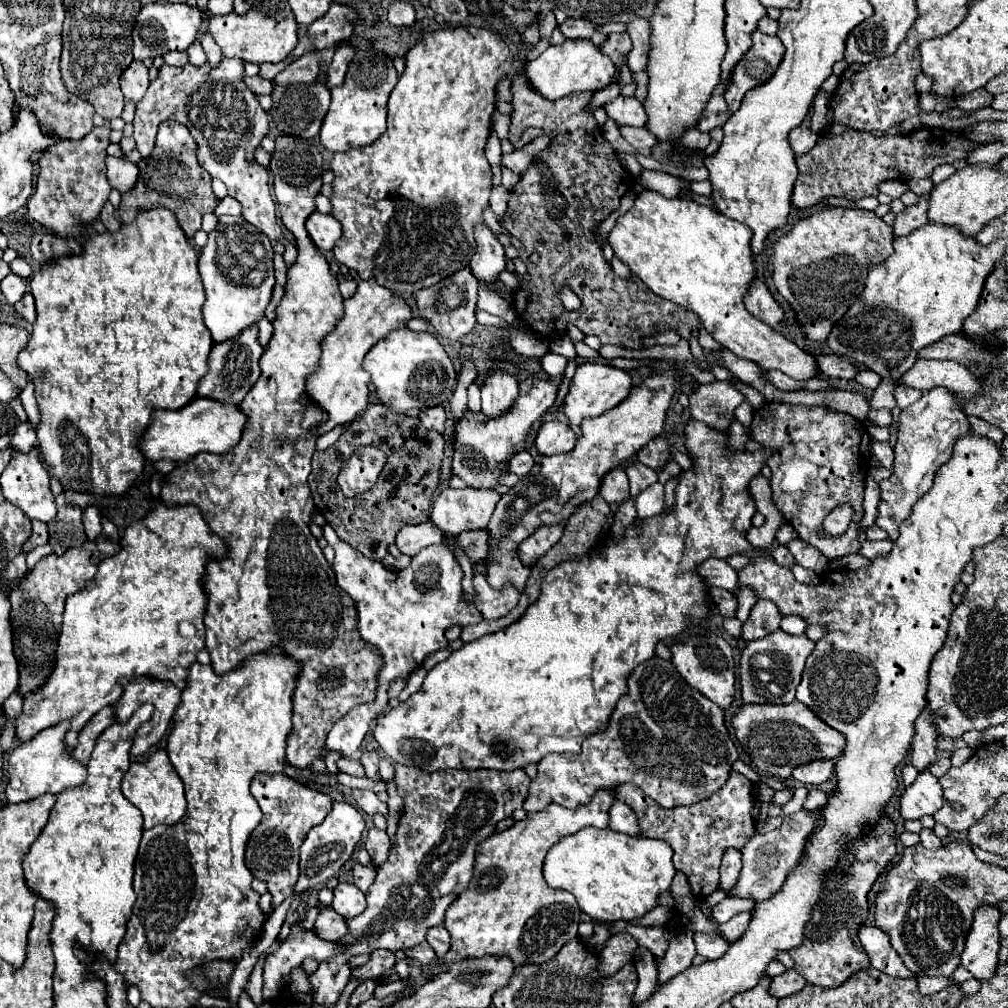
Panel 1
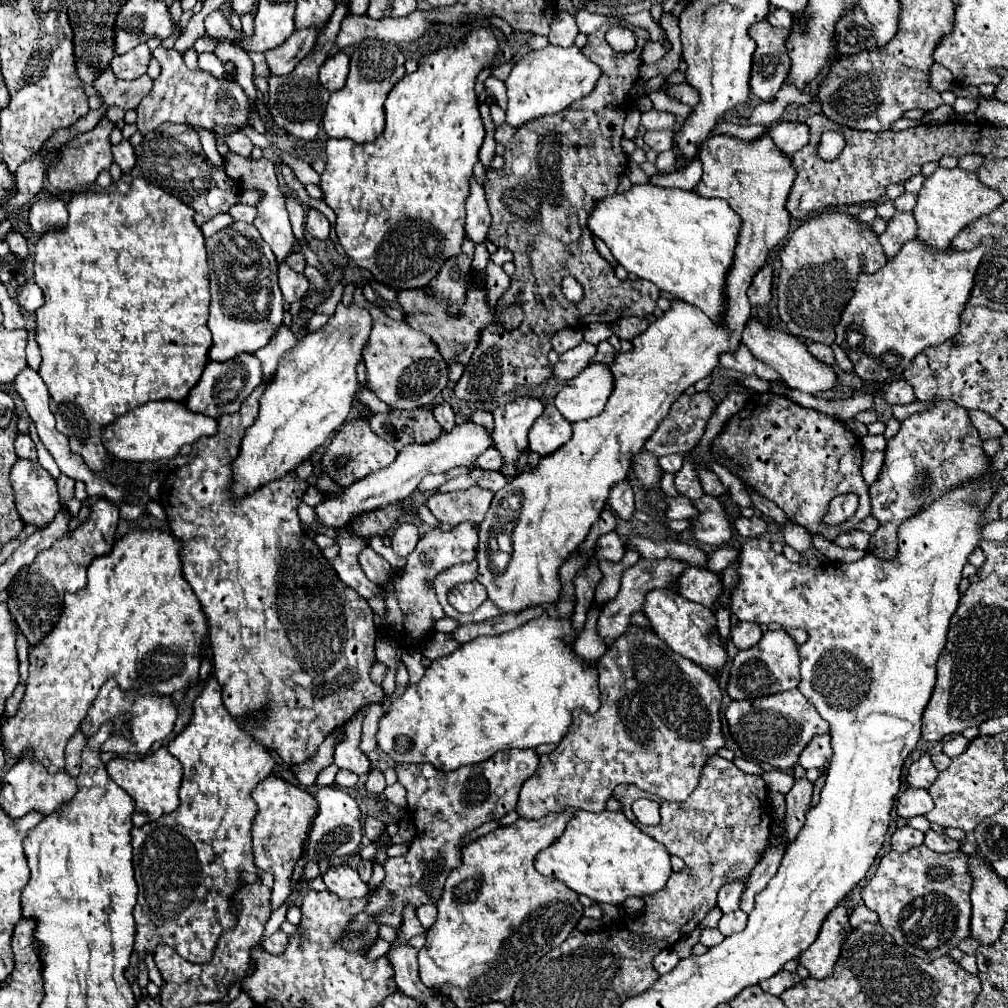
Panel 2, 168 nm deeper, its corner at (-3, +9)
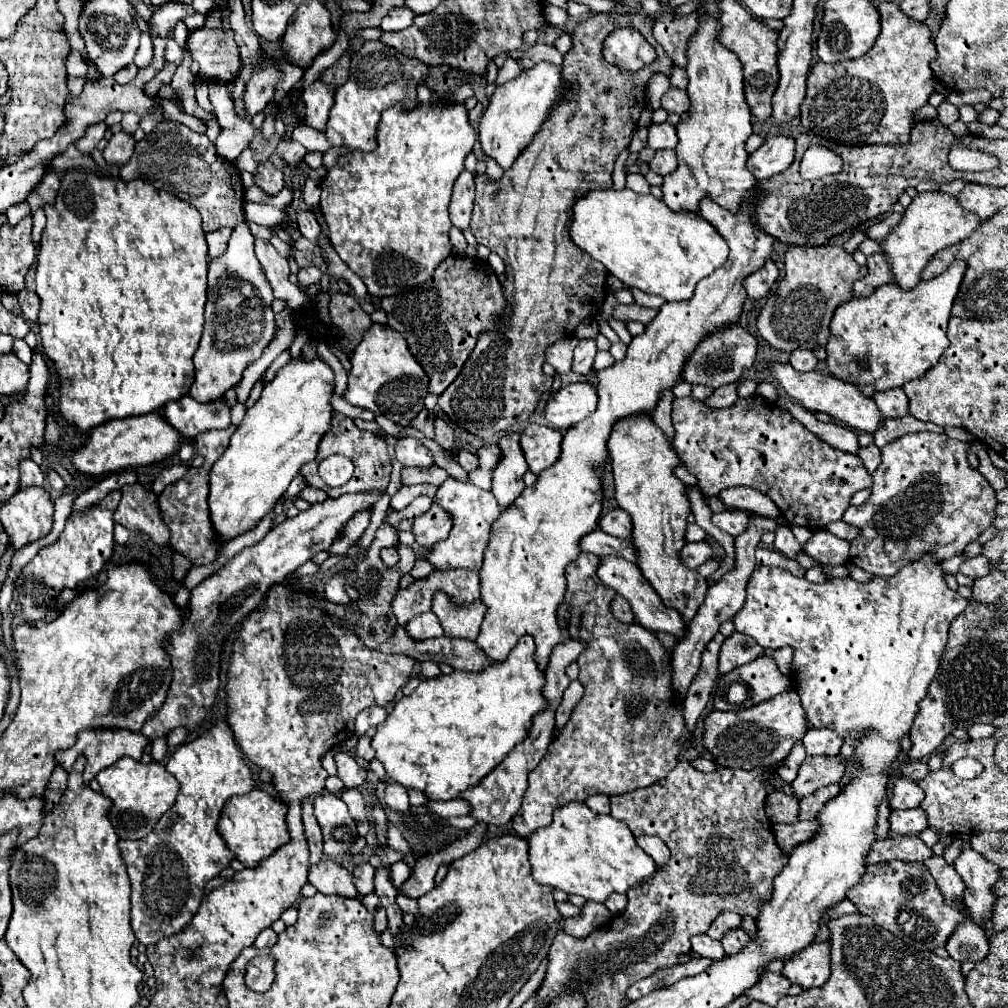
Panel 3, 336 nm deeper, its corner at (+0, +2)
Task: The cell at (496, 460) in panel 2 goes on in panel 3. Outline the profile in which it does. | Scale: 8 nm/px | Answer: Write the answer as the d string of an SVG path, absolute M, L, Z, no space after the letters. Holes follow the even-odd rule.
M459 449L457 451L457 455L455 455L455 459L457 459L457 463L465 469L465 471L471 471L471 469L475 469L477 467L477 455L475 453L469 453L469 451L465 451L465 449Z

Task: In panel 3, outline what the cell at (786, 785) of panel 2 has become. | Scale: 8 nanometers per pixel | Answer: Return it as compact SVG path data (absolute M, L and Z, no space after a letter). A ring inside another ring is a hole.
M775 791L765 799L765 811L773 823L797 823L799 799L795 799L793 795L785 795L783 791Z

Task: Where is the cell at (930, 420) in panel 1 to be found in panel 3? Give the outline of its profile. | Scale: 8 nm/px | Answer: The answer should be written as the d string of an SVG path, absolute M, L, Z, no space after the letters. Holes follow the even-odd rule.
M909 433L885 445L881 449L883 461L873 473L875 485L871 487L871 497L859 509L847 509L843 515L843 521L859 529L859 537L851 541L849 561L877 577L891 577L907 563L919 561L923 553L933 555L935 561L961 553L967 543L991 527L997 507L995 491L977 469L969 467L967 449L967 443L949 439L945 433Z

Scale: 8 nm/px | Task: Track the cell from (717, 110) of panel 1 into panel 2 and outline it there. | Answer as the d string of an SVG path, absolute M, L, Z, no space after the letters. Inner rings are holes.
M682 82L682 84L678 84L678 86L674 86L674 88L670 88L668 90L668 94L672 96L672 98L676 98L678 102L682 102L682 104L688 104L688 106L698 106L698 102L700 102L700 96L698 96L698 90L696 88L692 88L688 82Z

